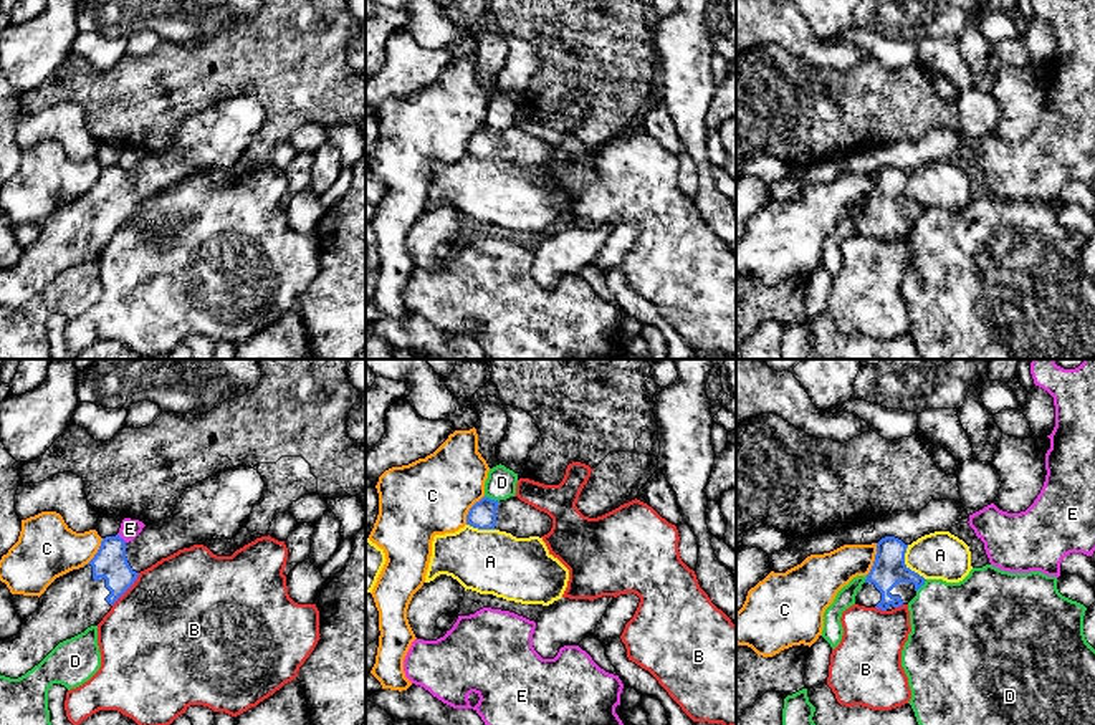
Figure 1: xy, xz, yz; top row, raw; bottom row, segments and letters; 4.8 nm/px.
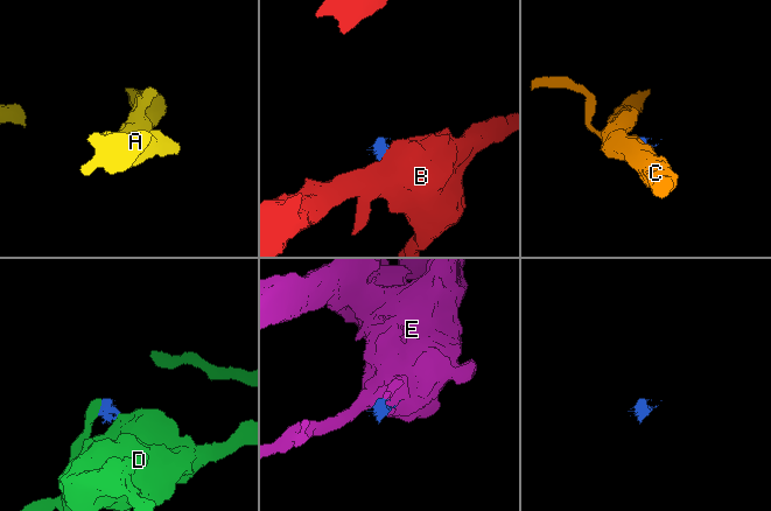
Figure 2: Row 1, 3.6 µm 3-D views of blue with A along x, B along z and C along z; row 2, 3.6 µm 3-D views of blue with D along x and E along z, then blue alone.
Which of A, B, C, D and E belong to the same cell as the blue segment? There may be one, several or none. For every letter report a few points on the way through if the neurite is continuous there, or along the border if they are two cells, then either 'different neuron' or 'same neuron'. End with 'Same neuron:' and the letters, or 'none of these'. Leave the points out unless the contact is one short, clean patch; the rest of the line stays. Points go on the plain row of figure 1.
A: along yz (907, 174), (905, 192), (925, 209) | different neuron
B: along xy (139, 202), (111, 234) | different neuron
C: along yz (877, 172), (874, 194), (865, 204) | different neuron
D: different neuron
E: along xy (118, 163), (126, 171) | different neuron
Same neuron: none of these

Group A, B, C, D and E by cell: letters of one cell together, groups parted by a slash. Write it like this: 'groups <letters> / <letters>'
groups A / B / C / D / E

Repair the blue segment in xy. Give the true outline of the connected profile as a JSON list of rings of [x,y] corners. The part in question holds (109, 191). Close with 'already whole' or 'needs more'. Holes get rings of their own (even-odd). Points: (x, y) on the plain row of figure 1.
[[[233,96],[189,118],[177,129],[174,142],[142,161],[129,172],[119,164],[106,166],[94,187],[79,199],[56,207],[40,225],[40,237],[23,248],[17,265],[0,270],[0,305],[18,308],[38,295],[60,271],[98,255],[112,233],[134,214],[139,202],[162,187],[207,169],[230,169],[245,156],[265,121],[265,111],[251,96]]]; needs more

